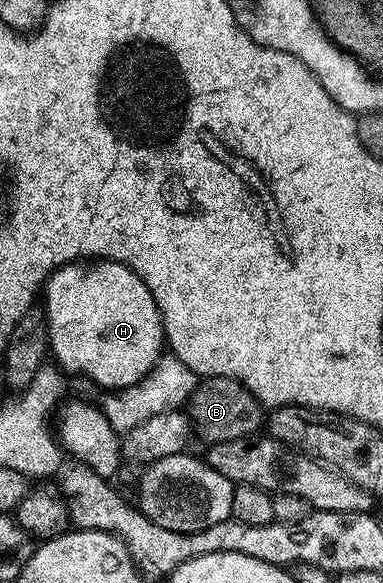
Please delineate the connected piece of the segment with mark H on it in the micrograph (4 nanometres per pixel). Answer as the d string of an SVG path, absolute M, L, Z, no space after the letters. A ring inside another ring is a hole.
M96 260L91 264L61 266L43 287L42 298L43 294L42 309L47 318L50 354L52 358L56 357L55 365L69 375L85 374L100 386L123 388L138 385L165 353L164 319L154 296L143 280L121 262Z

